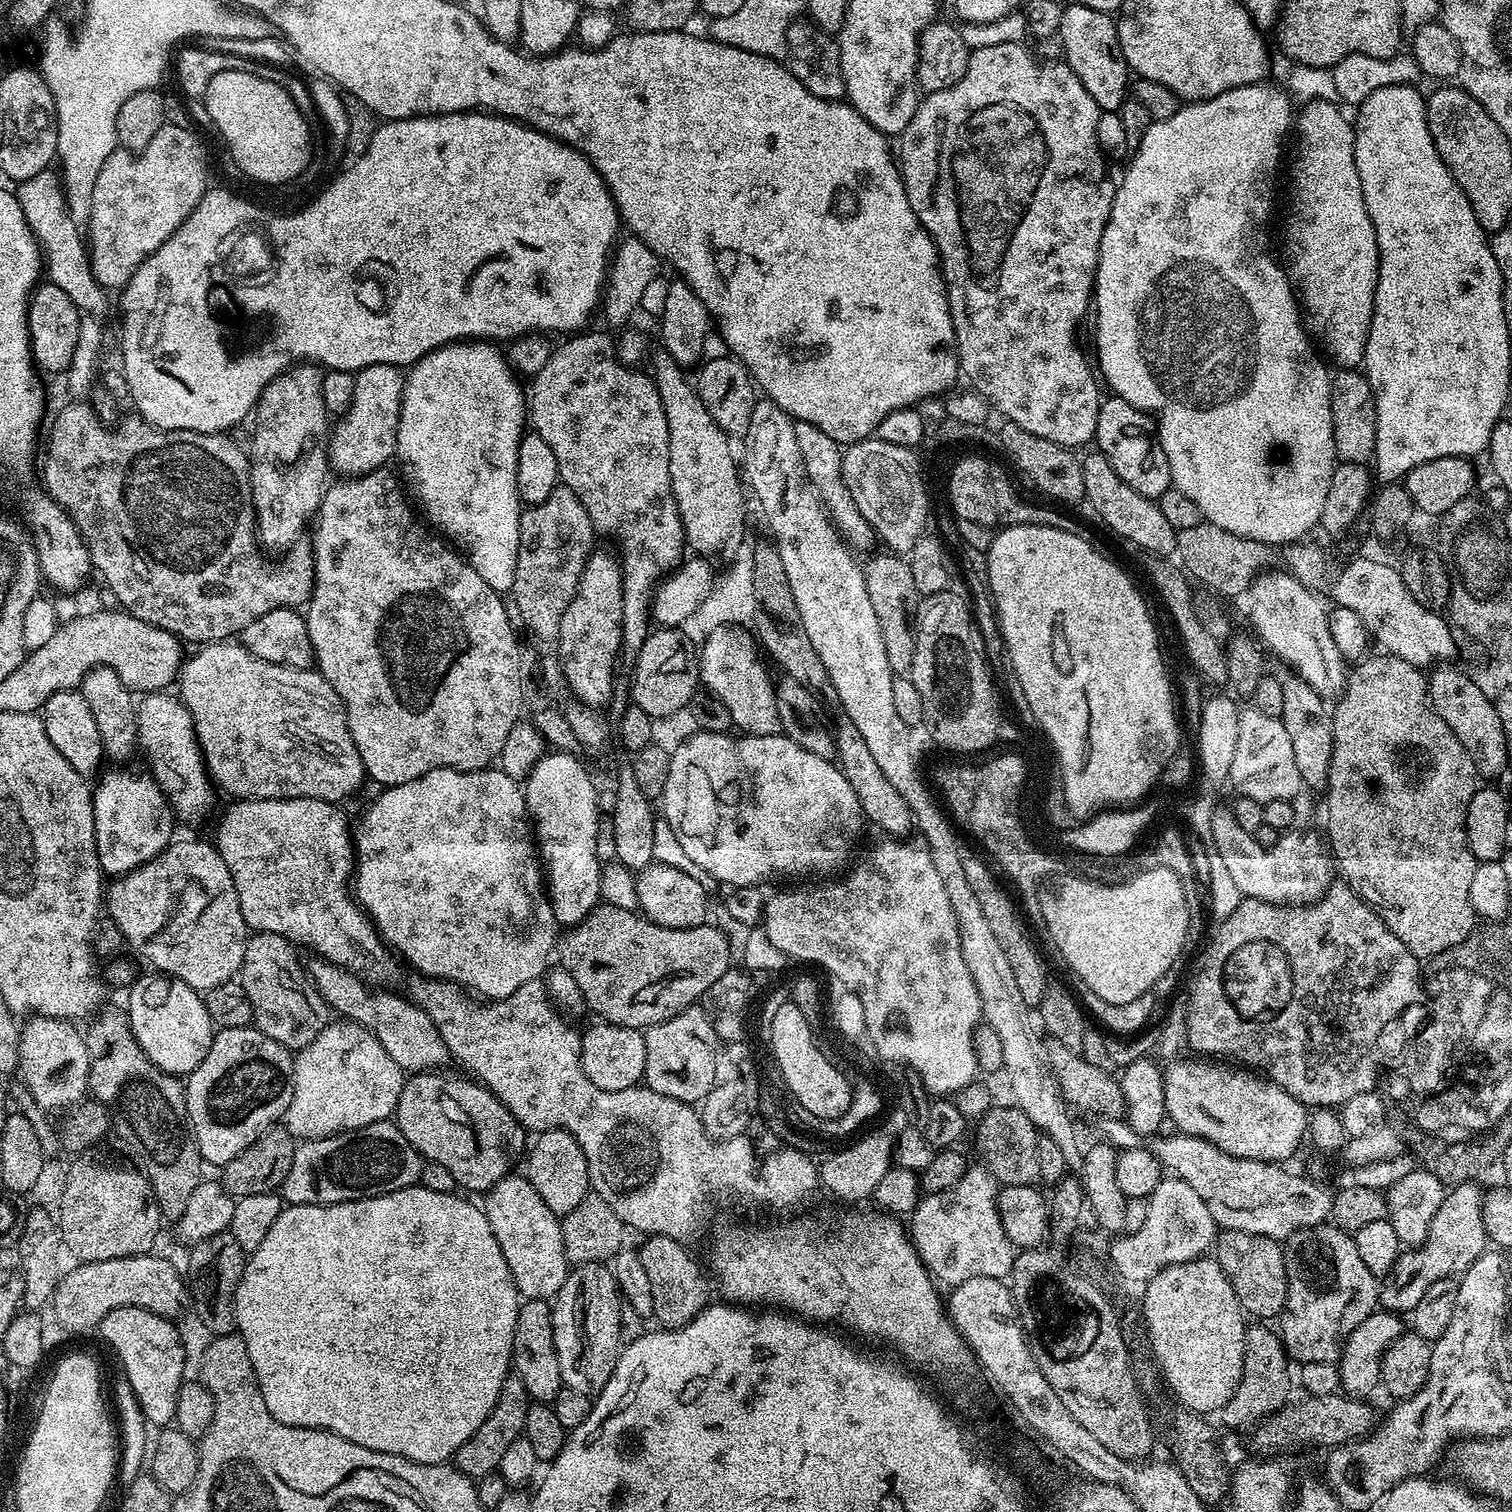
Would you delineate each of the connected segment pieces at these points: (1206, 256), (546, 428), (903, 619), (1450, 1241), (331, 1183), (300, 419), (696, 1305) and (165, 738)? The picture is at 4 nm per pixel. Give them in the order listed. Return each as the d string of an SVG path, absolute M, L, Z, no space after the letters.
M1261 82L1250 86L1238 86L1234 90L1226 90L1218 94L1213 100L1198 100L1185 103L1174 115L1165 120L1152 120L1149 128L1145 131L1141 145L1131 153L1127 161L1128 169L1124 172L1124 177L1118 180L1115 185L1116 196L1112 200L1110 218L1104 227L1104 233L1100 238L1100 253L1098 254L1098 266L1096 267L1096 287L1094 289L1094 316L1096 312L1096 360L1099 375L1103 383L1112 387L1111 391L1115 395L1121 396L1130 406L1138 410L1149 413L1154 417L1156 434L1160 438L1160 445L1166 454L1166 462L1170 462L1170 474L1172 475L1172 487L1182 490L1194 506L1198 506L1201 517L1207 523L1214 526L1222 526L1222 530L1230 530L1230 534L1238 534L1247 540L1253 540L1259 544L1269 546L1287 546L1305 539L1304 536L1312 527L1320 524L1320 515L1324 513L1326 506L1326 494L1330 490L1330 478L1334 474L1338 463L1336 451L1334 450L1334 426L1332 425L1332 377L1333 373L1328 372L1329 365L1320 361L1320 356L1308 345L1310 341L1309 333L1304 327L1300 305L1296 299L1292 283L1288 280L1287 271L1283 267L1276 265L1276 260L1272 256L1267 256L1268 236L1264 231L1268 228L1268 219L1272 216L1272 195L1276 192L1276 171L1280 168L1280 151L1284 148L1284 135L1289 135L1294 124L1293 101L1289 93L1283 87L1275 88L1272 82Z
M592 331L569 335L565 344L557 343L546 366L531 377L530 424L542 442L550 446L554 462L558 462L559 483L574 490L578 502L586 506L593 529L599 535L601 532L604 536L620 539L618 559L624 578L621 649L635 656L650 631L652 593L681 563L686 541L670 482L670 430L666 426L666 410L662 410L656 381L647 371L635 372L627 368L629 365L617 356L617 345L612 336Z
M900 554L884 555L888 556L872 556L868 561L863 561L866 594L870 594L870 603L874 606L875 617L878 618L889 669L893 674L908 674L911 673L914 662L914 613L918 593L914 586L914 574L910 574L907 559Z
M1469 1182L1449 1187L1444 1193L1441 1208L1434 1214L1432 1226L1423 1244L1401 1251L1378 1288L1379 1303L1387 1311L1411 1313L1434 1282L1444 1277L1459 1277L1489 1247L1490 1241L1484 1225L1486 1196L1482 1188L1480 1192L1478 1185L1479 1183Z
M391 1119L379 1120L353 1132L297 1143L282 1196L288 1204L340 1204L364 1196L381 1196L413 1187L419 1181L421 1163L420 1153L406 1142L399 1126Z
M301 362L287 368L262 390L254 409L256 433L250 448L250 475L252 477L252 504L256 508L256 535L259 543L276 554L283 553L301 539L304 527L319 513L324 489L330 483L328 437L330 413L322 398L322 372L315 364Z
M648 1236L645 1244L638 1248L646 1278L650 1278L652 1316L661 1329L681 1328L693 1320L703 1308L709 1307L709 1277L700 1273L689 1249L669 1236Z
M157 690L139 697L136 705L136 738L142 752L148 755L152 763L150 774L155 777L158 786L164 792L164 797L172 807L177 821L185 820L188 824L196 824L212 808L216 796L212 793L214 781L209 773L207 764L204 763L204 753L200 750L200 743L194 730L194 722L190 718L190 710L186 710L184 701L179 695L168 690Z

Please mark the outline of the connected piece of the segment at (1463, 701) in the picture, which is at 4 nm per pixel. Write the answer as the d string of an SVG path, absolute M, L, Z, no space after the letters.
M1436 666L1431 669L1427 677L1428 699L1432 702L1432 709L1450 726L1454 738L1462 742L1466 754L1474 762L1477 773L1484 776L1500 776L1504 767L1510 764L1506 754L1506 734L1502 730L1502 718L1498 718L1498 710L1494 710L1492 700L1478 690L1471 675L1460 668L1452 666Z

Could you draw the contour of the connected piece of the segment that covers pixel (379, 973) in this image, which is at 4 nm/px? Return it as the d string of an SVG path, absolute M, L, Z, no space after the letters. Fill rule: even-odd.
M318 798L251 799L235 806L236 812L228 812L221 818L216 828L214 847L220 852L222 862L226 862L230 878L234 878L238 906L242 906L242 918L248 923L249 929L253 933L278 934L301 949L313 948L319 959L342 966L369 986L381 990L395 989L405 969L397 953L385 944L375 924L368 919L368 913L356 903L350 887L356 854L354 832L350 820L348 824L340 809L343 807L339 803Z

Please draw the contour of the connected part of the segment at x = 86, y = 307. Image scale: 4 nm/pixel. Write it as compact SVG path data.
M39 172L34 178L23 181L15 189L16 200L22 206L22 214L40 245L47 279L54 286L66 290L81 313L101 314L108 308L109 293L94 278L85 241L68 213L61 177L57 173L55 176L54 172Z

